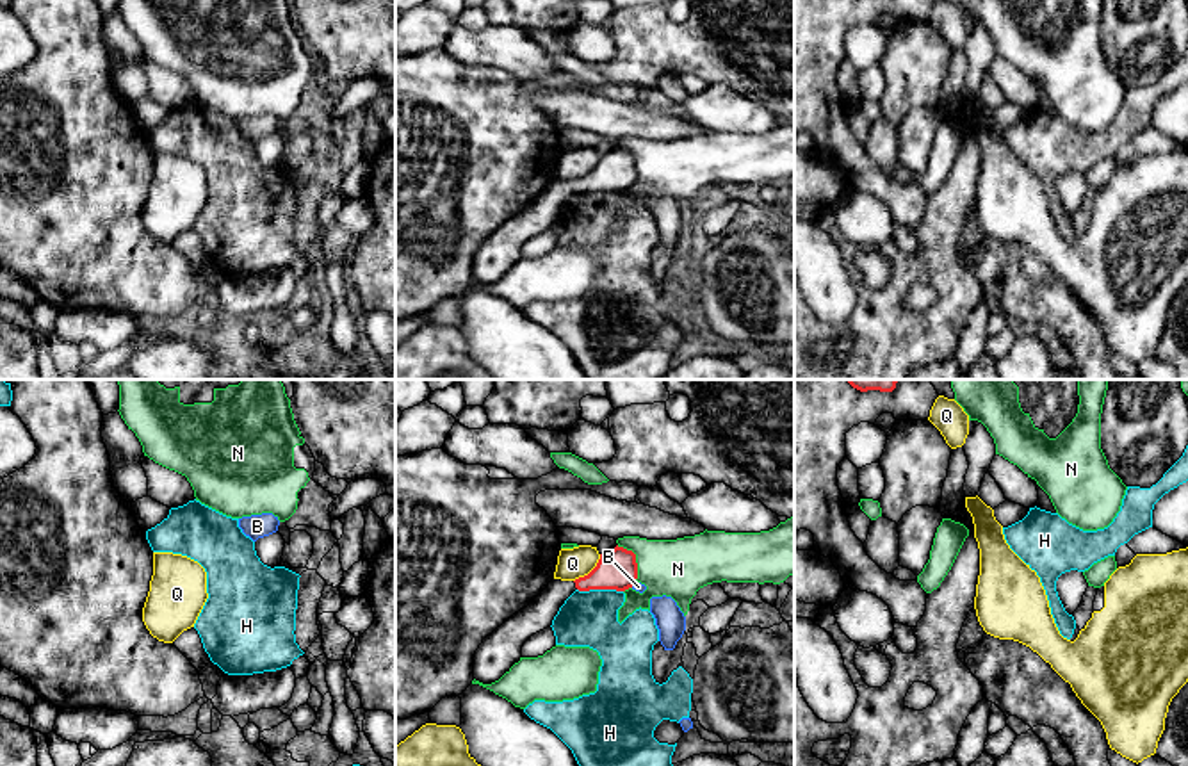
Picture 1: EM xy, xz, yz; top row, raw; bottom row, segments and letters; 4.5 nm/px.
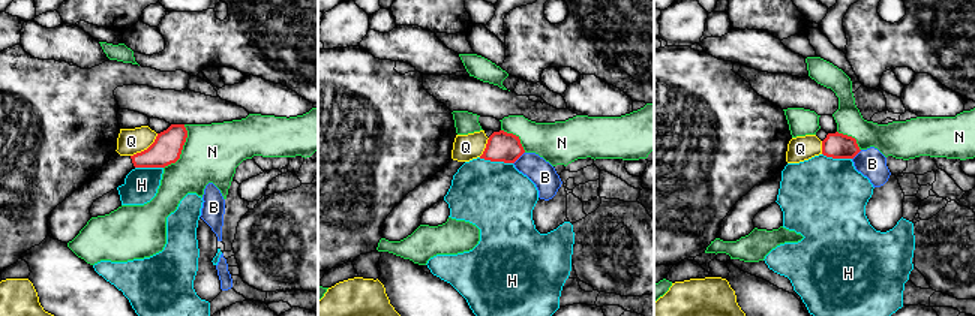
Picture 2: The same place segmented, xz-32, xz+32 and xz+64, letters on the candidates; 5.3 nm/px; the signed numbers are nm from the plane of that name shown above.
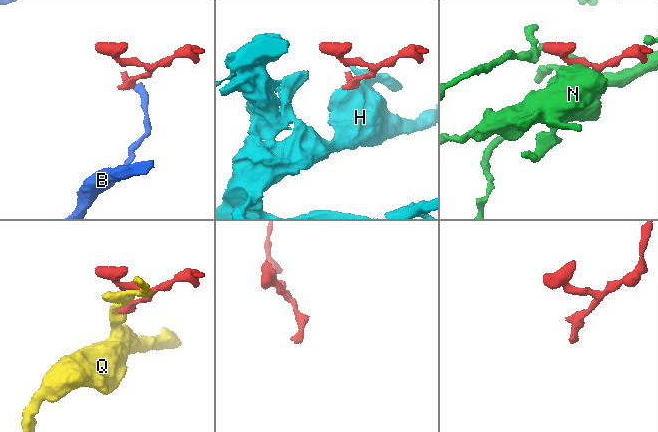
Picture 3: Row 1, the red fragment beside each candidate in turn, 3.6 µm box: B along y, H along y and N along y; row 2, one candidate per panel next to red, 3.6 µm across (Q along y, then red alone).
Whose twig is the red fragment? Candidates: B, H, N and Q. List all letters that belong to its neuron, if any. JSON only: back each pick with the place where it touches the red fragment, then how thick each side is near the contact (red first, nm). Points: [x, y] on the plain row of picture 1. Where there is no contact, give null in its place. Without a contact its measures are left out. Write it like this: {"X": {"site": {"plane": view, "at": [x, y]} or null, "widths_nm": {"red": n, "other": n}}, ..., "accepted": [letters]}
{"accepted": []}

